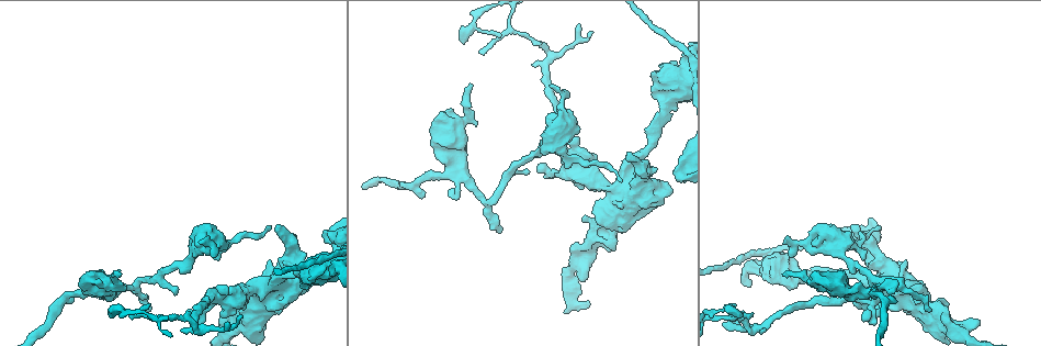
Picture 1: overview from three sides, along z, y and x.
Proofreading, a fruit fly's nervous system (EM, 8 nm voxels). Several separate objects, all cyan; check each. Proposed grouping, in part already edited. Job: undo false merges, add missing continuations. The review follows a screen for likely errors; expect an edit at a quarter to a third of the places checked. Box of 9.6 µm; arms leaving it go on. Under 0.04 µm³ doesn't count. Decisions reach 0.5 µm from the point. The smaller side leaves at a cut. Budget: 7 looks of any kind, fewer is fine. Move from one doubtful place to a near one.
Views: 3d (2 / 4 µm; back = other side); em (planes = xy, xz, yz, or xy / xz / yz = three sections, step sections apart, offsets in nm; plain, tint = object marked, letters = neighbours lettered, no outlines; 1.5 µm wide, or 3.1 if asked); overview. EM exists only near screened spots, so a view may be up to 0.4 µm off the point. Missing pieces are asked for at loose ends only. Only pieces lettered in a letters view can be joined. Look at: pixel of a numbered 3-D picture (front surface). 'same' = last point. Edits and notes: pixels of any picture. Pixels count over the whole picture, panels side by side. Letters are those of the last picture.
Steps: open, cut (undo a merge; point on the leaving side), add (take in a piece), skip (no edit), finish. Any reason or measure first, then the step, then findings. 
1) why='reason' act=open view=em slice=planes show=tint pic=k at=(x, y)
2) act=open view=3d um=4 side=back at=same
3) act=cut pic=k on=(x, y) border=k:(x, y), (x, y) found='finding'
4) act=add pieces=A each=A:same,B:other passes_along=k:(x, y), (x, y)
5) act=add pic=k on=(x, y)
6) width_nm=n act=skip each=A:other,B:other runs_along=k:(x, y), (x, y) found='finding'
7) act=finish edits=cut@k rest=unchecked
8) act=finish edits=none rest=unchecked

act=open view=em slice=planes show=letters pic=1 at=(149, 310)

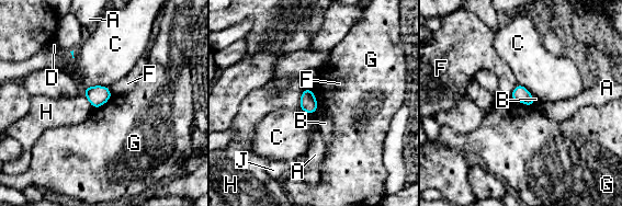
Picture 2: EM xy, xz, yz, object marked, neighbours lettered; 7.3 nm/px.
act=skip each=A:other,B:other,C:other,D:other,F:other,G:other,H:other,J:other border=2:(510, 99), (528, 105), (534, 105) found='no lettered piece goes on from it'

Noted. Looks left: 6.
why='an open end' act=open view=em slice=planes show=letters pic=1 at=(215, 259)

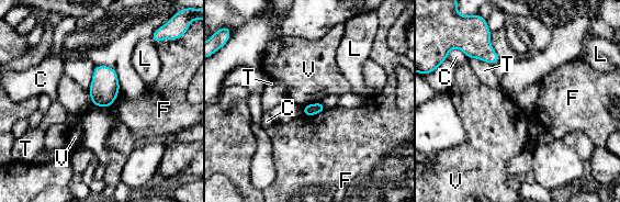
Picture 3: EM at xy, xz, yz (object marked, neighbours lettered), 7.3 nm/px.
act=skip each=C:other,F:other,L:other,T:other,V:other border=3:(320, 101), (303, 107) found='no lettered piece goes on from it'

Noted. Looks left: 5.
why='an open end' act=open view=em slice=xz step=8 show=tint pic=1 at=(119, 274)

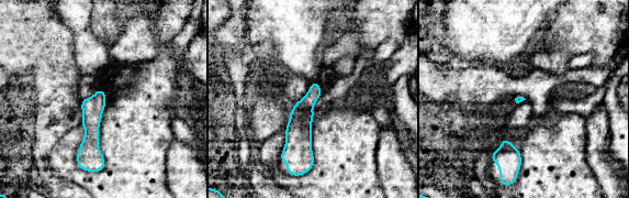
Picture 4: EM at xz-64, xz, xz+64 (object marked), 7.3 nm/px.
why='cut it another way' act=open view=em slice=planes show=letters at=same

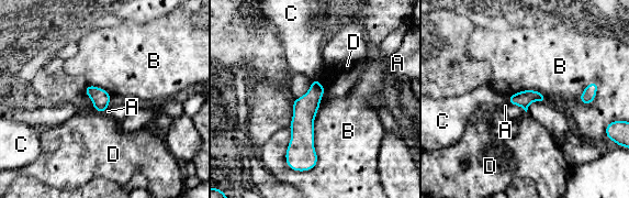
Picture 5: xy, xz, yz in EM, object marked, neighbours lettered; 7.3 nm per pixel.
act=skip each=A:other,B:other,C:other,D:other runs_along=5:(314, 81), (304, 109), (310, 163) found='none of them fits'

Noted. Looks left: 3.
act=finish edits=none rest=unchecked

